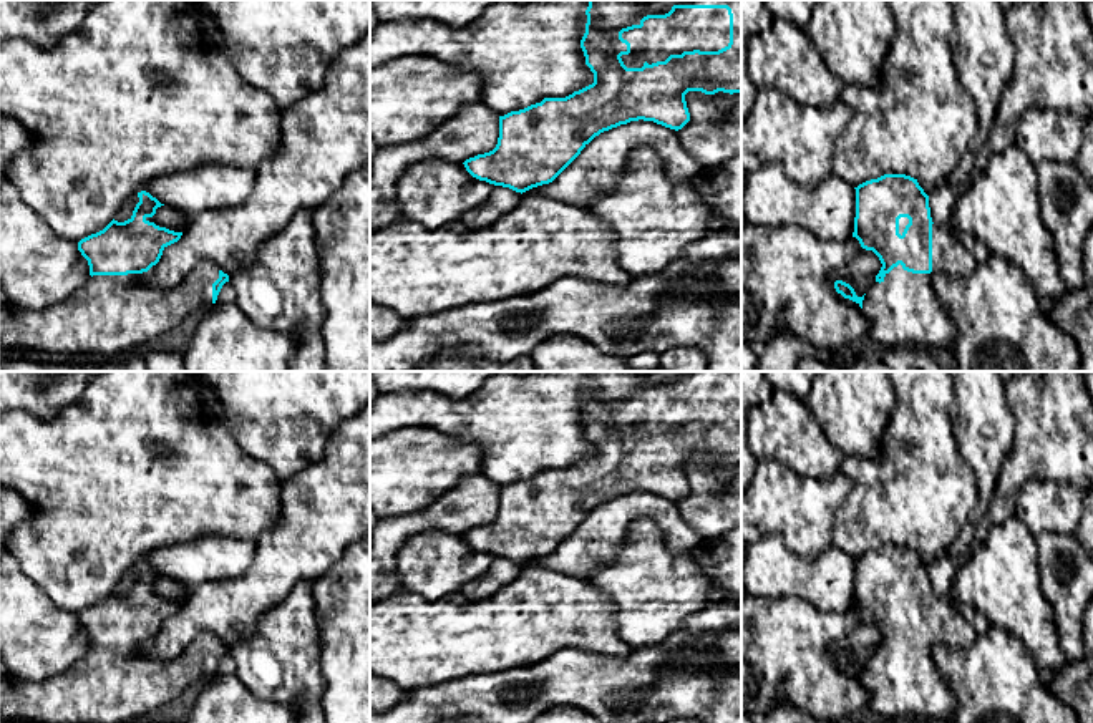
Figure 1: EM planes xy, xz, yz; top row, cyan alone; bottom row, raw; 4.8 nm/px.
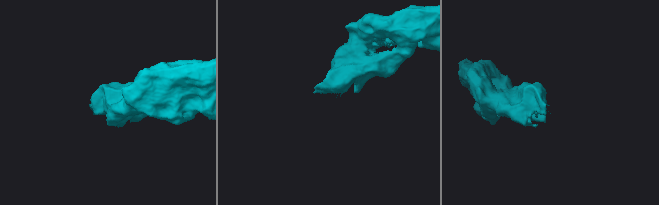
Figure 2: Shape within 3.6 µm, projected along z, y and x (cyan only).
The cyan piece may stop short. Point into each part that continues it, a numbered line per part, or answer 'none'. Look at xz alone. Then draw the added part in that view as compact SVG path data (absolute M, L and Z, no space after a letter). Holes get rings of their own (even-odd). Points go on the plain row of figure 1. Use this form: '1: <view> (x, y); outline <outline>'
1: xz (687, 400); outline M675 380L667 390L649 390L642 400L622 405L630 425L622 426L627 439L642 439L665 433L683 423L718 423L730 415L730 386L726 380Z

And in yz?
1: yz (904, 682); outline M932 595L930 645L912 645L899 635L881 655L876 648L871 652L862 672L862 685L869 691L867 708L881 718L954 721L955 696L932 658L932 647L967 648L975 637L975 628L957 610Z

